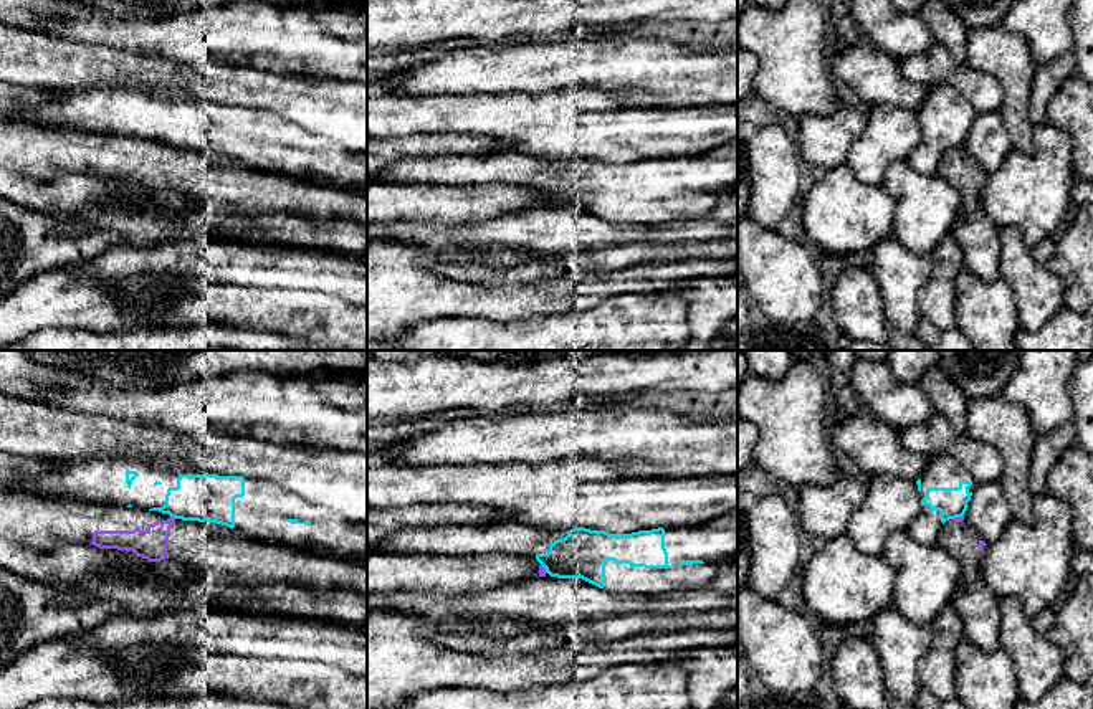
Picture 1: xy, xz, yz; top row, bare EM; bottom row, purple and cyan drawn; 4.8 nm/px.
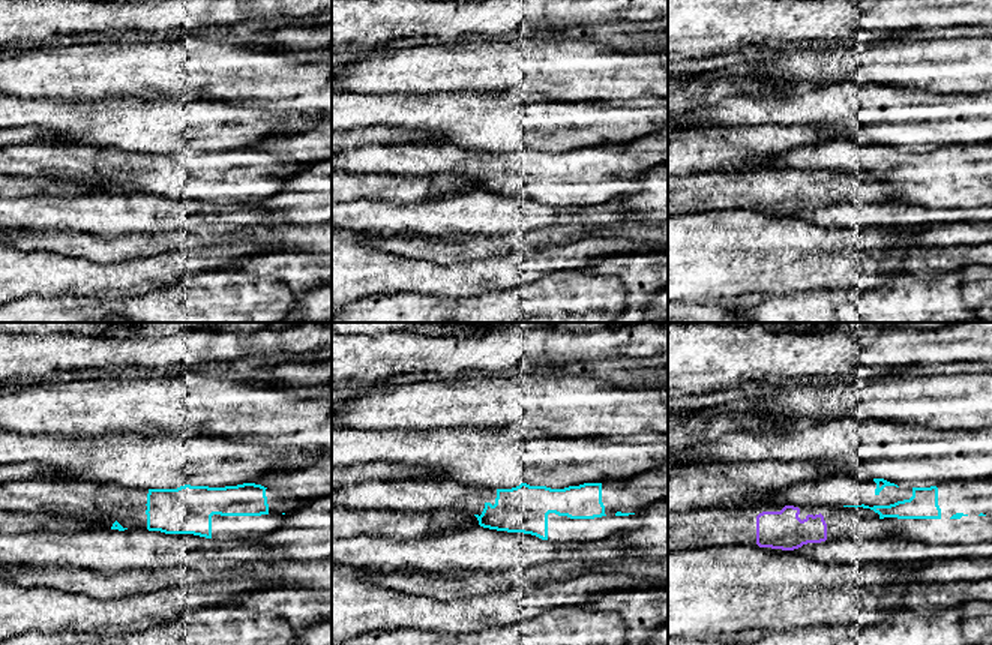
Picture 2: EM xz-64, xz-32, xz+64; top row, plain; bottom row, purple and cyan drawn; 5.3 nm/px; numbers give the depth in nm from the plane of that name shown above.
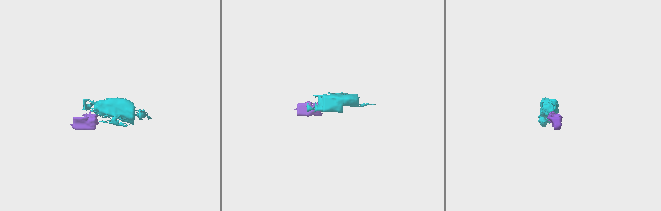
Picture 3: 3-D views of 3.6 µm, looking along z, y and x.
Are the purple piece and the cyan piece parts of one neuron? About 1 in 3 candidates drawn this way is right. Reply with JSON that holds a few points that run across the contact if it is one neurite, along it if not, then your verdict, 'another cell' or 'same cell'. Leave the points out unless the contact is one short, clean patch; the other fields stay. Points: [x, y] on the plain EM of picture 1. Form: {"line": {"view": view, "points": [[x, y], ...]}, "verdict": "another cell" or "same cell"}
{"line": {"view": "xy", "points": [[171, 146], [176, 147]]}, "verdict": "another cell"}

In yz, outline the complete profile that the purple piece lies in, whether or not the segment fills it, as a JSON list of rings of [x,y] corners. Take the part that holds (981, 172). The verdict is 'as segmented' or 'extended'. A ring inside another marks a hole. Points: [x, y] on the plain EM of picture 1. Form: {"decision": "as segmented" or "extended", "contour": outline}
{"decision": "extended", "contour": [[[964,147],[946,150],[938,174],[961,195],[959,217],[951,233],[962,248],[966,269],[986,283],[999,279],[999,226],[981,205],[981,188],[987,174]]]}

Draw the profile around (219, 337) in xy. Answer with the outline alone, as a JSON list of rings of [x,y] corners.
[[[205,324],[198,327],[132,327],[131,331],[122,331],[122,332],[94,332],[94,331],[86,331],[86,329],[66,329],[66,327],[48,327],[41,329],[36,334],[28,335],[26,339],[3,345],[0,350],[263,350],[263,349],[246,349],[243,347],[236,337],[231,334],[230,327],[220,326],[220,324]]]

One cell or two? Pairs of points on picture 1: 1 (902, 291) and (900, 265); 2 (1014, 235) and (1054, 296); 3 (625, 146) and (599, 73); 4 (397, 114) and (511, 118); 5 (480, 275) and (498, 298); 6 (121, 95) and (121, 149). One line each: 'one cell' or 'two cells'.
1: one cell
2: one cell
3: two cells
4: one cell
5: two cells
6: two cells

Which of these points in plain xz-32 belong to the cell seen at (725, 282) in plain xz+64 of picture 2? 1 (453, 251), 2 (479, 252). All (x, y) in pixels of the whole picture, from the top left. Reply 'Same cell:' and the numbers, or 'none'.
Same cell: none

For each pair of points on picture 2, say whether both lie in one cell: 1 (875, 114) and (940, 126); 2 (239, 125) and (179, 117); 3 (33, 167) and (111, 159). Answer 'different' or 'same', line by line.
1: same
2: same
3: same

